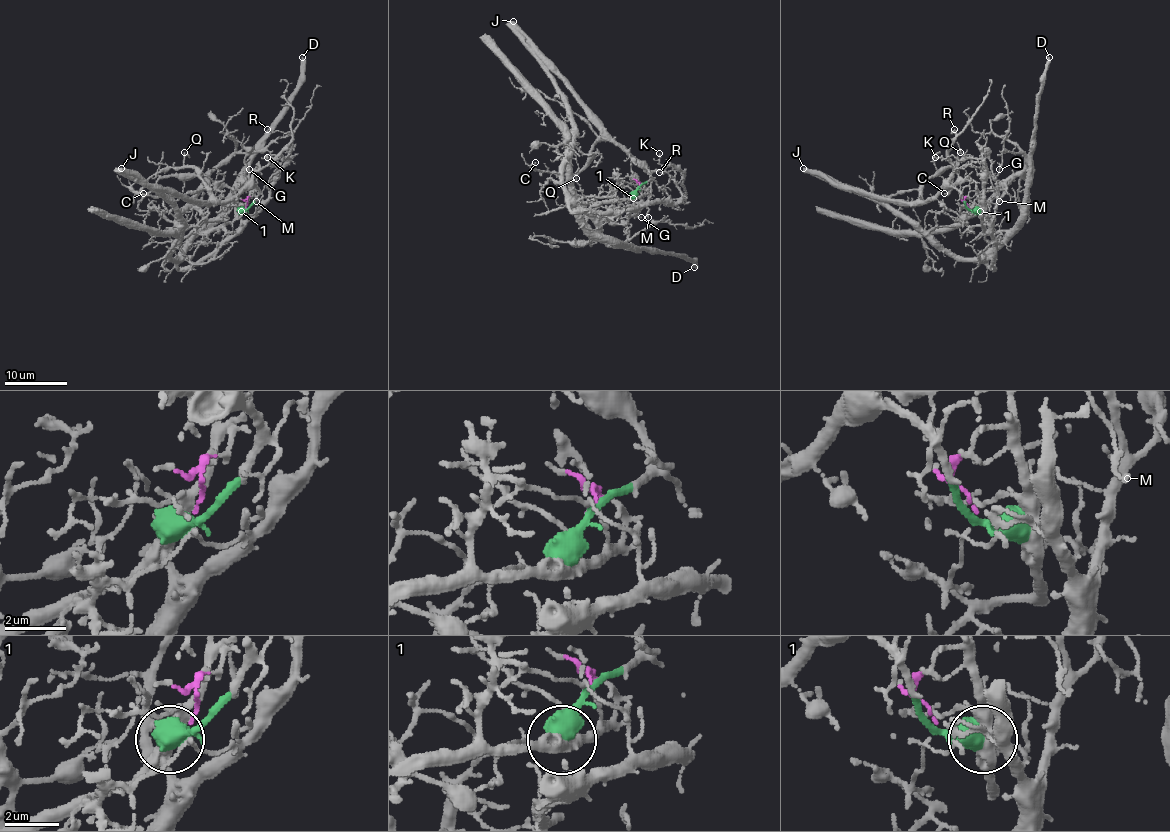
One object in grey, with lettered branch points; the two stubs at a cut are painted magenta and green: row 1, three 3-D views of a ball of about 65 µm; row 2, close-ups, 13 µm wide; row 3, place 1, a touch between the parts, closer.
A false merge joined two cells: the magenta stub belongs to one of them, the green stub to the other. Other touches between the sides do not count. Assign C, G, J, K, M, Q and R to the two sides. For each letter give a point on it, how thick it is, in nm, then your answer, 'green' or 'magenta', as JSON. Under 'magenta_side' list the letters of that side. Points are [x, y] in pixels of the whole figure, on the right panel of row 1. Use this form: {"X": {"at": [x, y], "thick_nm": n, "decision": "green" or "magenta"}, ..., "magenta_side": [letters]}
{"C": {"at": [944, 193], "thick_nm": 280, "decision": "green"}, "G": {"at": [999, 169], "thick_nm": 130, "decision": "magenta"}, "J": {"at": [803, 168], "thick_nm": 550, "decision": "green"}, "K": {"at": [935, 157], "thick_nm": 130, "decision": "green"}, "M": {"at": [999, 201], "thick_nm": 160, "decision": "green"}, "Q": {"at": [960, 152], "thick_nm": 100, "decision": "green"}, "R": {"at": [954, 129], "thick_nm": 80, "decision": "green"}, "magenta_side": ["G"]}

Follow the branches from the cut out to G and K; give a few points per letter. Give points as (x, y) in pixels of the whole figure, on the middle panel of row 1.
G: (637, 187), (637, 198), (615, 198), (624, 182), (644, 190), (647, 201), (629, 213), (641, 218)
K: (637, 187), (649, 179), (644, 168), (660, 170), (660, 153)

